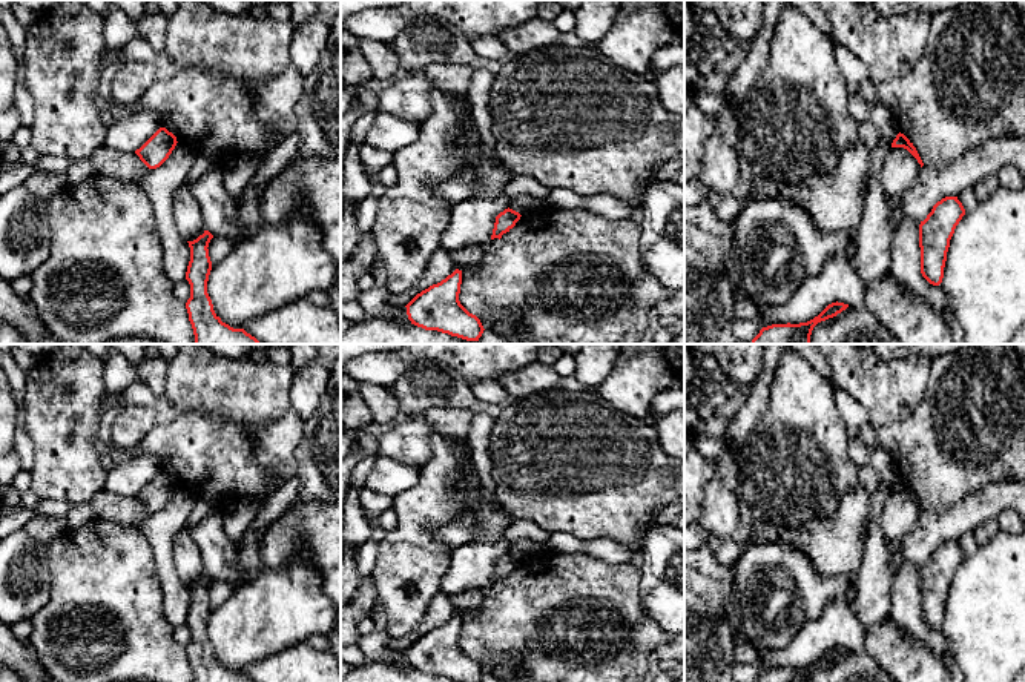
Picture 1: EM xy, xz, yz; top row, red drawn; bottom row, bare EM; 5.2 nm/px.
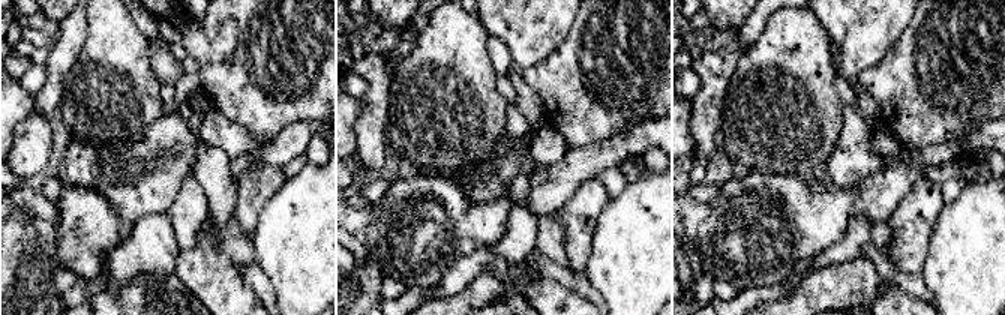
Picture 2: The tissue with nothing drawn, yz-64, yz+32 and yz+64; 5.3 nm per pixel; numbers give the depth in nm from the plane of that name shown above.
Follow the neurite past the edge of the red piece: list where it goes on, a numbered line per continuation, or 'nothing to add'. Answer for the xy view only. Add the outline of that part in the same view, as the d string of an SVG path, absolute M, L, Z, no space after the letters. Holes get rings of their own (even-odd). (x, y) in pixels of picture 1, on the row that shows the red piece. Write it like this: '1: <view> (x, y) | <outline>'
nothing to add

